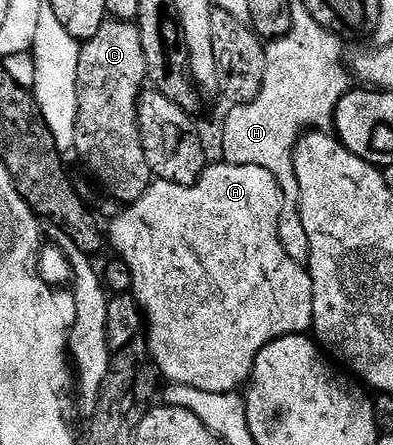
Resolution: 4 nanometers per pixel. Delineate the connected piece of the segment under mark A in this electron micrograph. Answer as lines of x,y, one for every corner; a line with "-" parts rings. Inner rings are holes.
225,161
207,166
200,178
192,185
176,185
163,179
151,182
150,188
135,203
129,204
114,219
108,231
108,243
115,247
117,258
132,269
132,292
134,299
144,312
144,323
148,328
150,356
158,367
158,374
170,383
188,385
192,389
204,389
204,393
228,393
238,391
249,380
256,357
264,345
276,341
285,335
300,335
309,332
314,326
312,313
312,281
310,272
303,264
292,261
286,252
287,244
278,233
280,225
280,209
282,194
276,185
276,177
268,173
268,169
260,169
260,165
236,165

